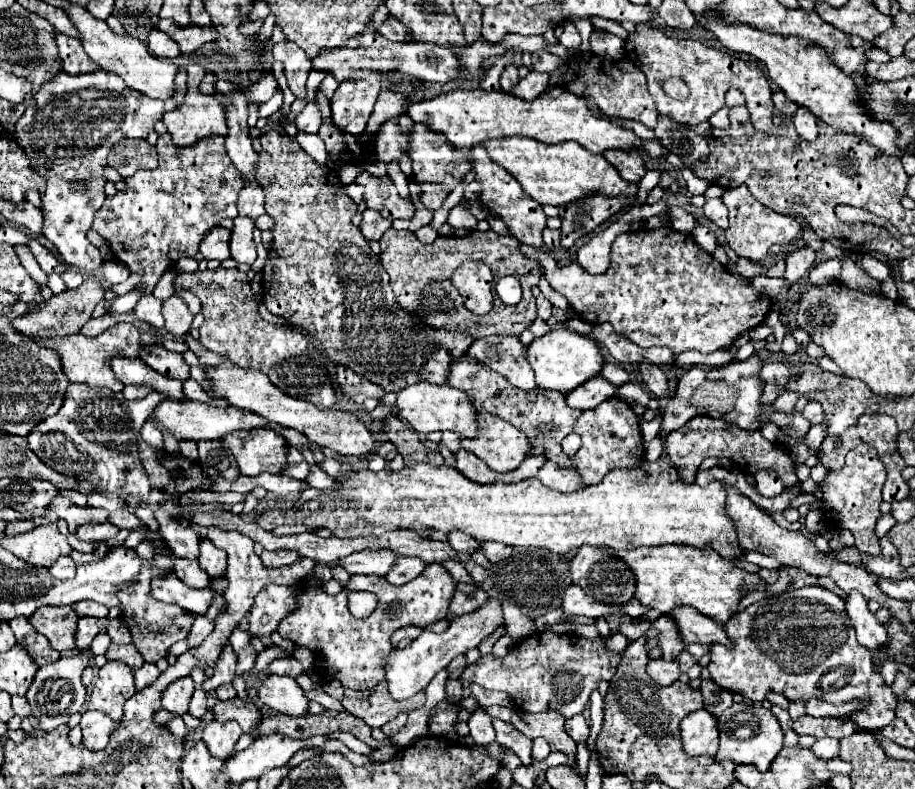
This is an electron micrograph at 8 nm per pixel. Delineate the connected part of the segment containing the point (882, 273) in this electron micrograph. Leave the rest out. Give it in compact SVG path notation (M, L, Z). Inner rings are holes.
M863 256L863 268L873 278L887 278L889 276L889 268L871 256Z

